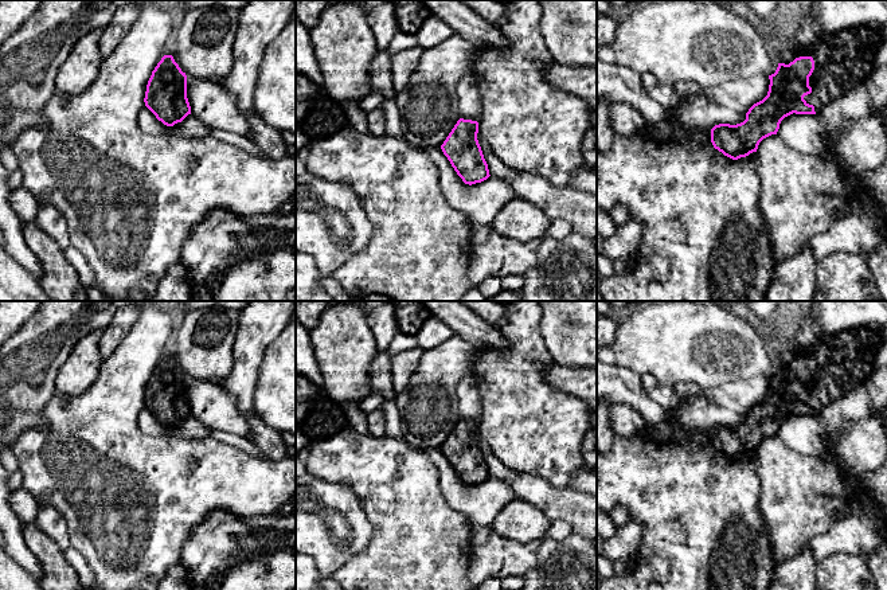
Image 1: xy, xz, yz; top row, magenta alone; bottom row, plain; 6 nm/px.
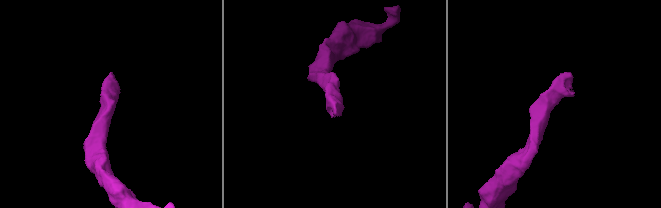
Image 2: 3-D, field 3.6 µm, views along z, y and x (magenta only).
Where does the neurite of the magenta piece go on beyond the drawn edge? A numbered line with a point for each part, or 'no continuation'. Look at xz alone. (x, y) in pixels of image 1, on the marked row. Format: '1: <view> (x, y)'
no continuation

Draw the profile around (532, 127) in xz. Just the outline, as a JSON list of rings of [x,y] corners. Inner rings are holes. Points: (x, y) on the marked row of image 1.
[[[511,0],[505,3],[504,15],[495,24],[507,40],[504,48],[480,48],[480,55],[473,65],[481,95],[481,116],[478,133],[488,142],[492,152],[508,168],[542,176],[556,187],[568,187],[571,176],[583,164],[582,141],[591,128],[590,112],[593,108],[581,97],[551,85],[543,69],[554,59],[548,52],[540,34],[542,0]]]

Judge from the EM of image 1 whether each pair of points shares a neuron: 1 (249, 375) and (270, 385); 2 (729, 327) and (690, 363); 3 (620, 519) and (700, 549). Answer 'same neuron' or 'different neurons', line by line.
1: different neurons
2: same neuron
3: different neurons

